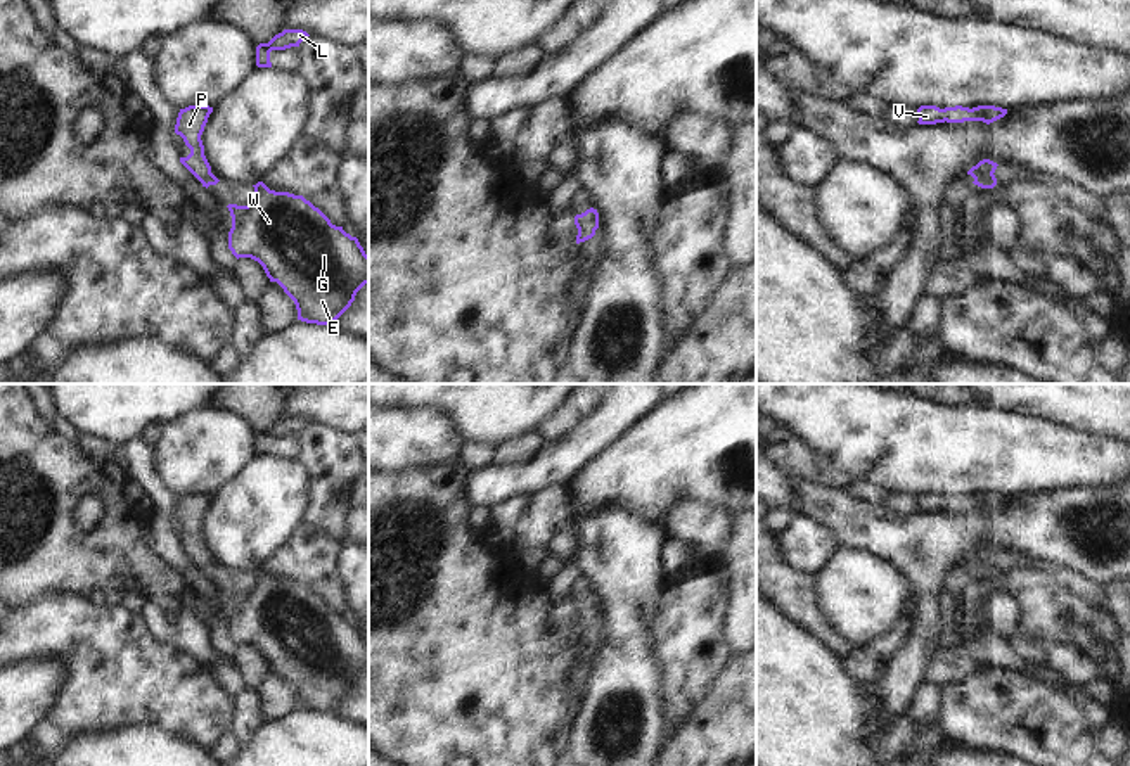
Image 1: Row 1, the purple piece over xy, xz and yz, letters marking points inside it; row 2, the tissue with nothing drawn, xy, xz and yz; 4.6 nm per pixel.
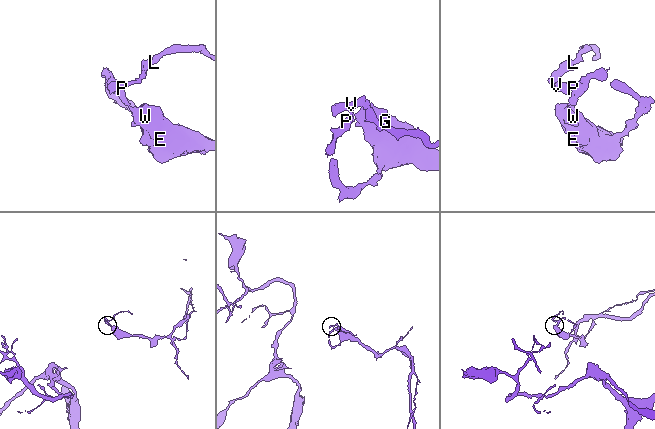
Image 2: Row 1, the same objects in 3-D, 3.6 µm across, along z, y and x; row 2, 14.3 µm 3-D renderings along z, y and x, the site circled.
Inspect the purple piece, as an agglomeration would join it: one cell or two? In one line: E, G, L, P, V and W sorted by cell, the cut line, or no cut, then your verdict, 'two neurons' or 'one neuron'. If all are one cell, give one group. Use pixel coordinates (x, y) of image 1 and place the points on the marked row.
E G L P V W; no cut; one neuron

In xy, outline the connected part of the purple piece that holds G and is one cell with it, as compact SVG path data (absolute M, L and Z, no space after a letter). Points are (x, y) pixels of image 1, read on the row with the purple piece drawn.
M263 182L254 187L254 199L247 206L228 204L232 228L228 249L239 258L258 261L270 282L277 282L294 301L298 320L317 325L336 325L336 320L351 306L356 292L369 284L369 256L356 237L336 227L331 220L303 195L270 190Z

